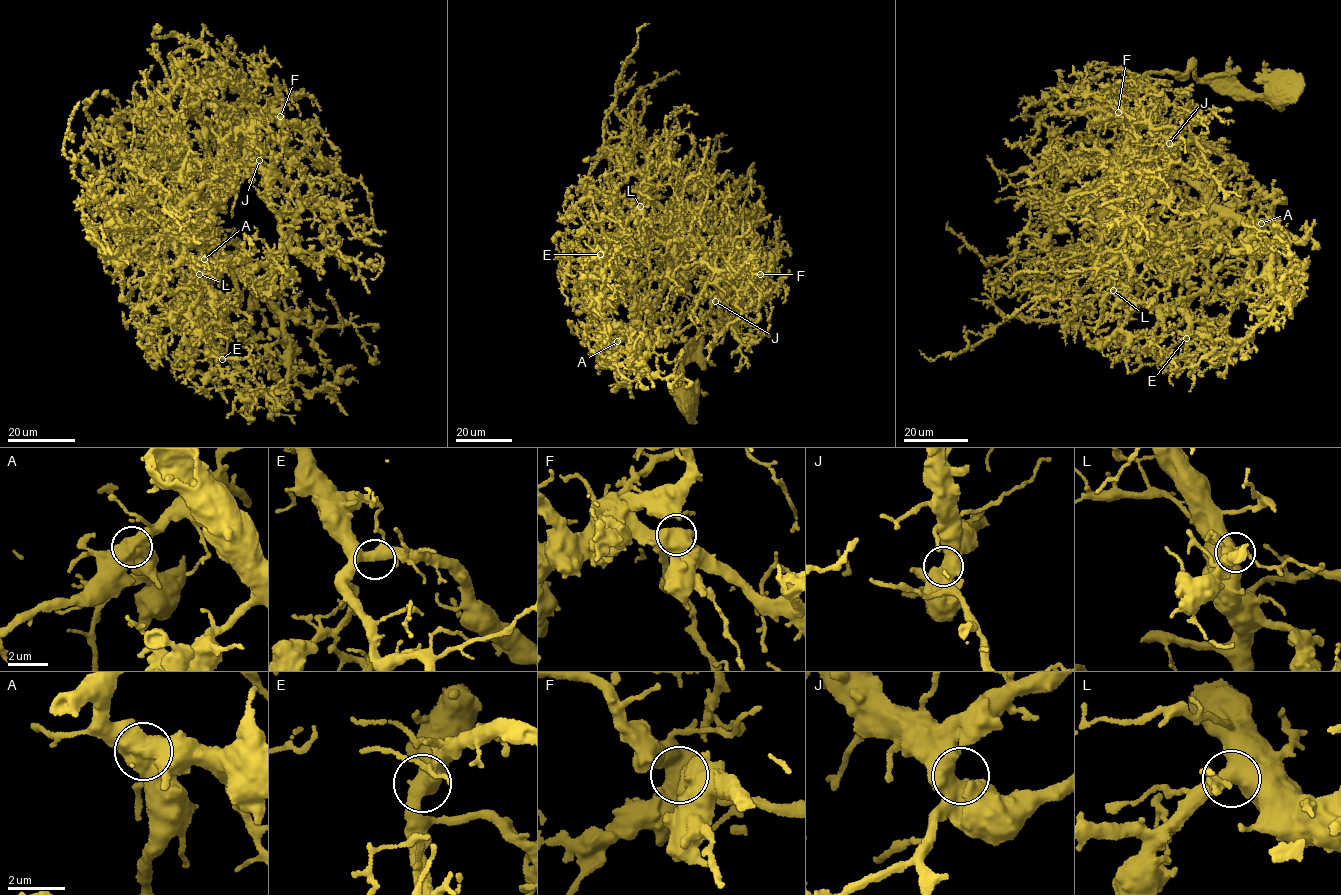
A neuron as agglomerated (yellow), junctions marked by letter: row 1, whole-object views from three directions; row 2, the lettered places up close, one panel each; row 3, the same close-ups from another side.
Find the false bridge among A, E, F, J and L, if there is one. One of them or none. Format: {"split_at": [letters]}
{"split_at": []}

